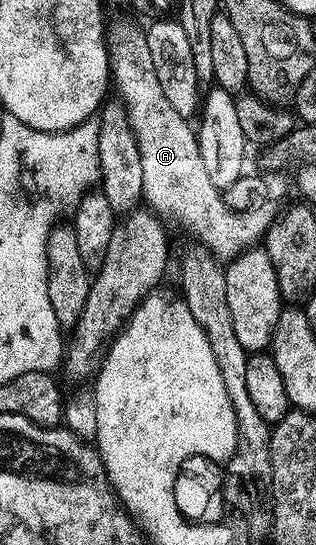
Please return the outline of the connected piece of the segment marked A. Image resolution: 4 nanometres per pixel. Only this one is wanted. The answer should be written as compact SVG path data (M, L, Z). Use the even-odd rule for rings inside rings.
M116 20L106 28L106 64L110 69L110 80L117 92L119 103L123 104L128 115L128 124L132 127L134 138L138 142L138 154L142 158L142 190L143 203L160 217L161 221L173 220L184 232L197 236L202 243L208 244L213 257L227 262L240 255L246 246L263 241L268 228L278 216L269 206L251 208L245 212L235 212L226 206L221 189L210 182L210 174L206 174L206 166L200 157L200 141L195 127L190 125L189 117L178 114L174 106L170 106L170 98L162 90L162 82L158 82L158 70L154 66L154 57L150 55L148 38L143 27L131 24L128 20Z

